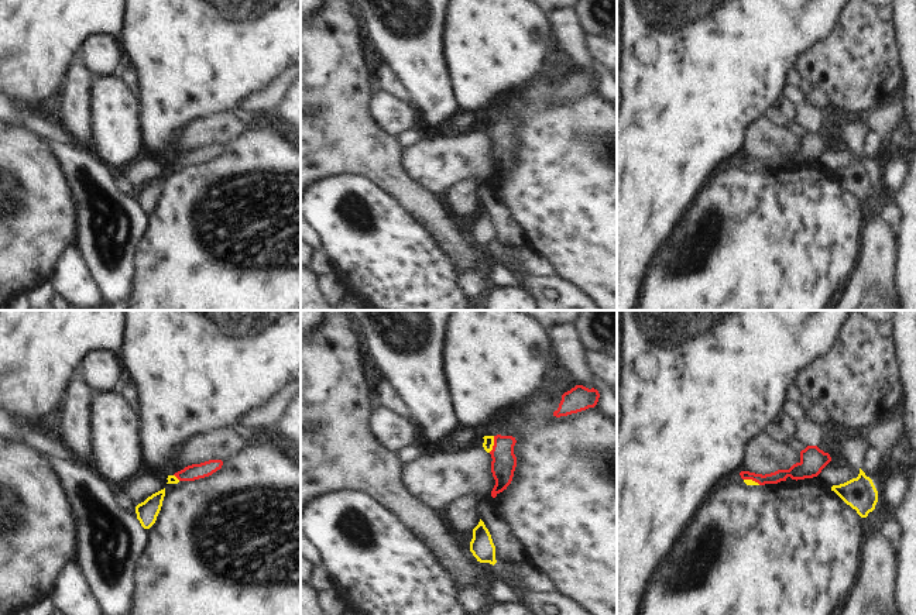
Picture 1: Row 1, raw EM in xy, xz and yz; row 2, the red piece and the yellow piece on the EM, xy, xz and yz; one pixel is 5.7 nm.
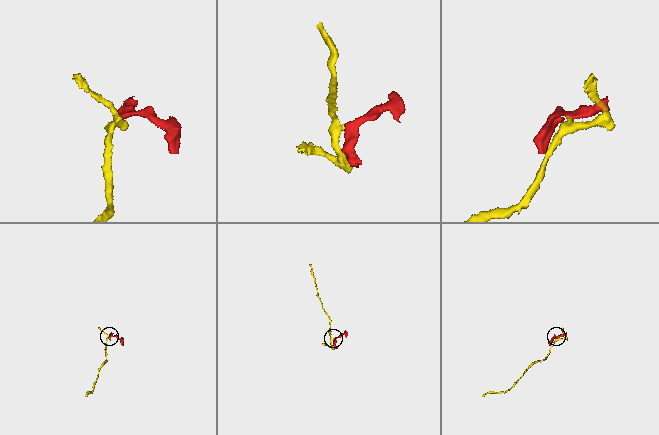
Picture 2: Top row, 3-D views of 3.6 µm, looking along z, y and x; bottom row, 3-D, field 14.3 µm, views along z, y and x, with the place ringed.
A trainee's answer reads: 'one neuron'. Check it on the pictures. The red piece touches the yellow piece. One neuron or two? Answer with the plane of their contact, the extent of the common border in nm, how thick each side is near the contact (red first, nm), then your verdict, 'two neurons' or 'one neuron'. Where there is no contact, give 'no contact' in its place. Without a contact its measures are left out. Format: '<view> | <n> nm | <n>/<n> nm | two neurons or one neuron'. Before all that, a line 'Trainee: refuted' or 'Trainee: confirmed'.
Trainee: refuted
xz | 100 nm | 140/60 nm | two neurons

